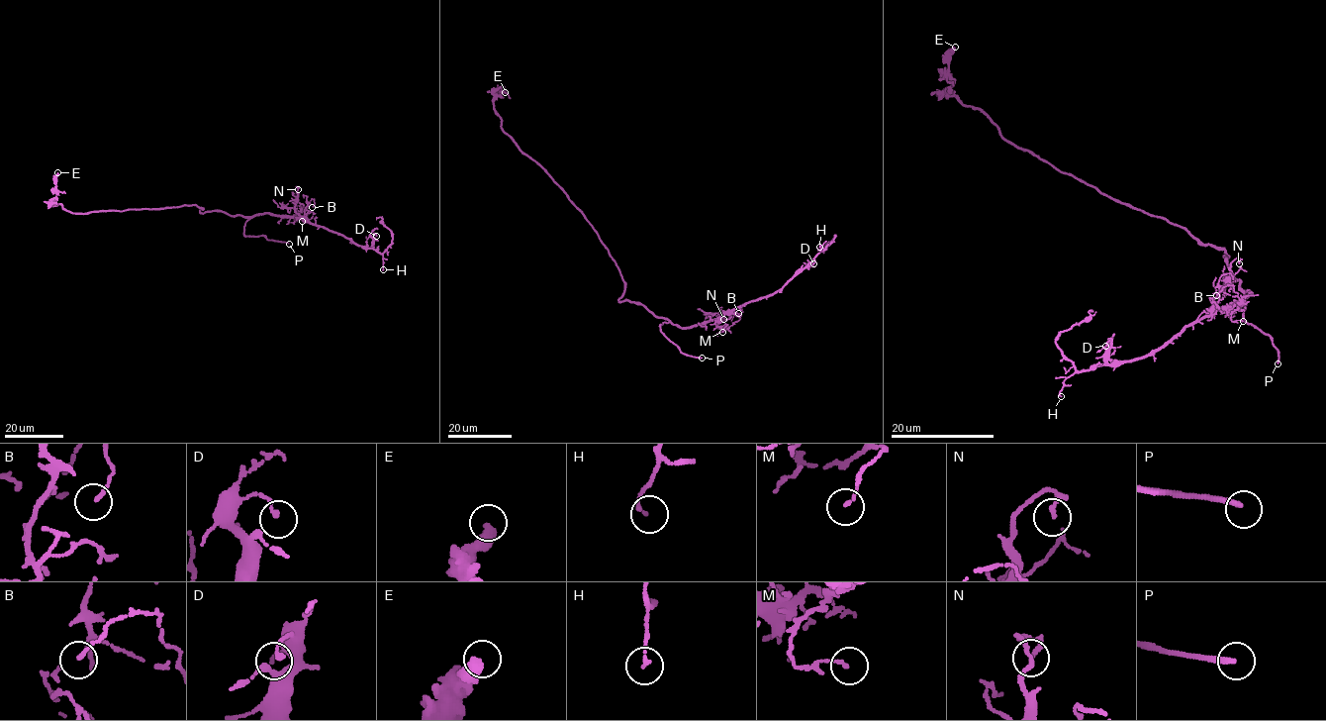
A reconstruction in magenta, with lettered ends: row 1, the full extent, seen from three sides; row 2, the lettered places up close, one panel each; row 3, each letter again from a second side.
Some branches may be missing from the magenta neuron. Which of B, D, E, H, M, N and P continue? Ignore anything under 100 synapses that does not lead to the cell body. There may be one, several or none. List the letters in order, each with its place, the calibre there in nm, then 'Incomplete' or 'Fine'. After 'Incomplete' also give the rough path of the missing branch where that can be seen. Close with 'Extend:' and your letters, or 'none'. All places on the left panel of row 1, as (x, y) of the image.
B: Place: (312, 207). Thickness 100 nm. Fine
D: Place: (376, 236). Thickness 180 nm. Fine
E: Place: (57, 172). Thickness 440 nm. Fine
H: Place: (383, 269). Thickness 120 nm. Fine
M: Place: (302, 221). Thickness 110 nm. Fine
N: Place: (298, 189). Thickness 170 nm. Fine
P: Place: (289, 244). Thickness 200 nm. Incomplete. Course of what is missing: (289, 244), (313, 248), (324, 260)
Extend: P

